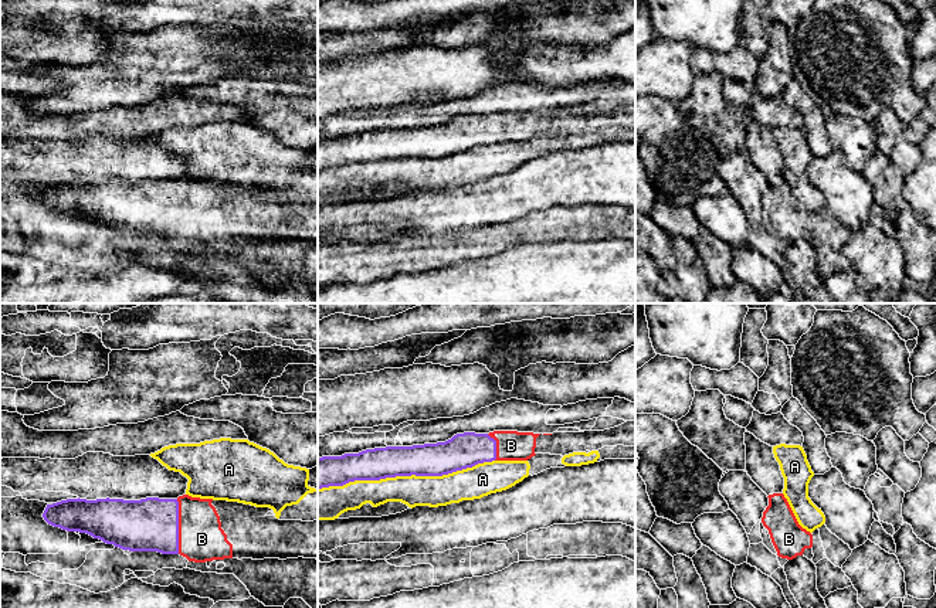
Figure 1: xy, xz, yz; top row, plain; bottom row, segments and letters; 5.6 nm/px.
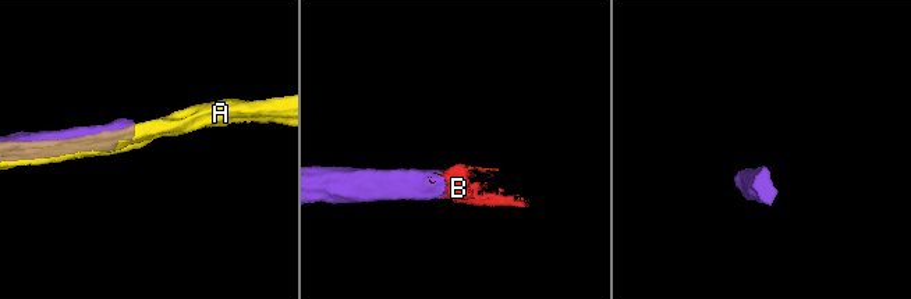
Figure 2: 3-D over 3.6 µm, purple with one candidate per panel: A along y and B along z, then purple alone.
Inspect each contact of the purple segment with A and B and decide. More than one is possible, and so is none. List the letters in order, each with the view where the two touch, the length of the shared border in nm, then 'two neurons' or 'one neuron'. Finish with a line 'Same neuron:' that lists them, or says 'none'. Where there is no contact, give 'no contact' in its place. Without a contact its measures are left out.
A: xz | 1000 nm | two neurons
B: xy | 320 nm | one neuron
Same neuron: B

